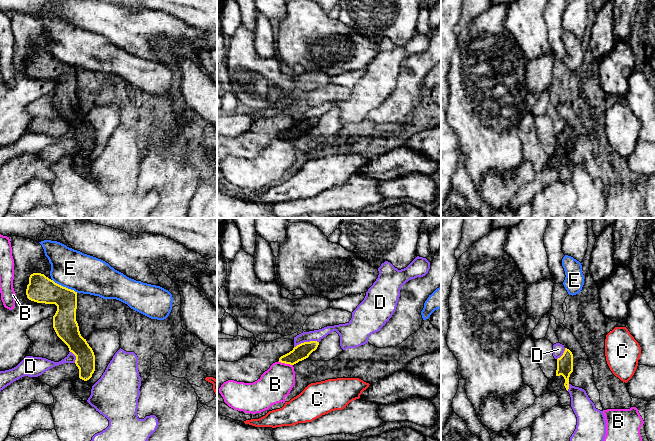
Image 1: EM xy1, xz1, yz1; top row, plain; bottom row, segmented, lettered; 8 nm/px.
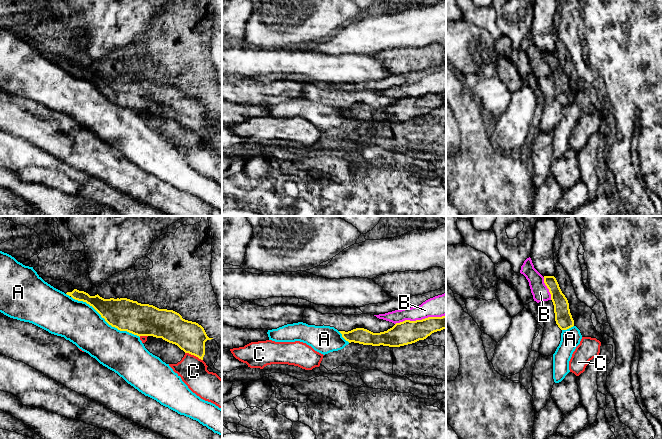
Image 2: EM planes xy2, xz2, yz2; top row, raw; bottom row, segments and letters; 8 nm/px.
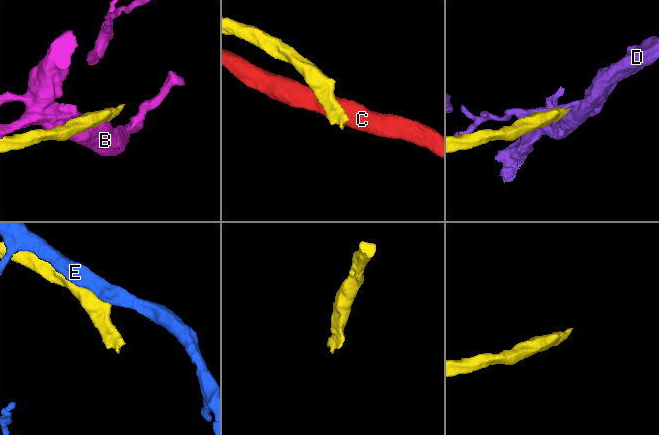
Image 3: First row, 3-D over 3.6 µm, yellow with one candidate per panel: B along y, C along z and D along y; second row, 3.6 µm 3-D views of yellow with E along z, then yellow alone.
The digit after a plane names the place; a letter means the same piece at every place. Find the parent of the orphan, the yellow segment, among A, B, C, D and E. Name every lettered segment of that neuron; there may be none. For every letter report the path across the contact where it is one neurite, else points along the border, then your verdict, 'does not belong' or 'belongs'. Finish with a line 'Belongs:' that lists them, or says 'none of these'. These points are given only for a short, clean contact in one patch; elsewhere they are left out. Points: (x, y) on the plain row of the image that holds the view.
A: does not belong
B: does not belong
C: does not belong
D: along xz1 (318, 117), (304, 117), (294, 123) | does not belong
E: does not belong
Belongs: none of these

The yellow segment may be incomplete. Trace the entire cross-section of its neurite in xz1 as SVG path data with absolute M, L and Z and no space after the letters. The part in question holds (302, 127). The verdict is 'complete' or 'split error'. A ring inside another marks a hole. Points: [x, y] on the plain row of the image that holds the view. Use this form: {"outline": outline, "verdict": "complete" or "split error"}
{"outline": "M304 118L293 124L289 129L281 132L279 138L294 141L309 133L309 131L317 125L319 118Z", "verdict": "complete"}

